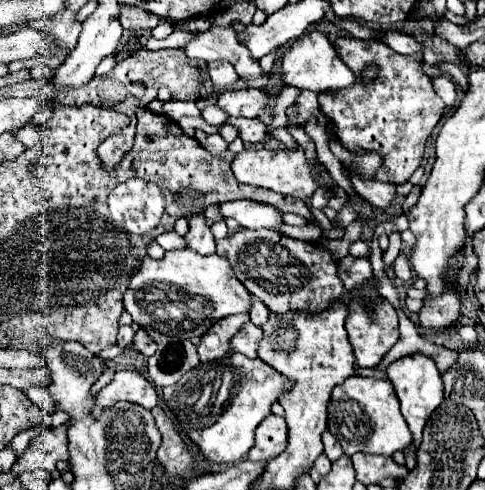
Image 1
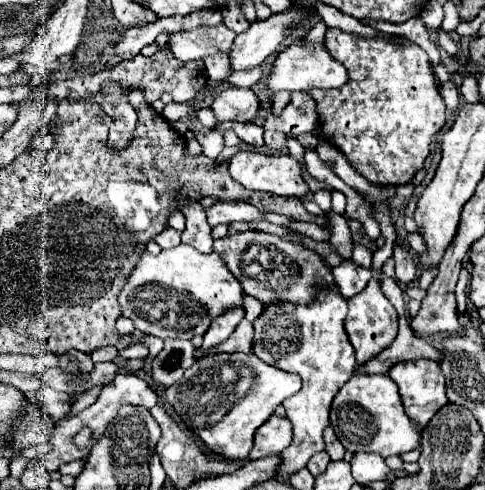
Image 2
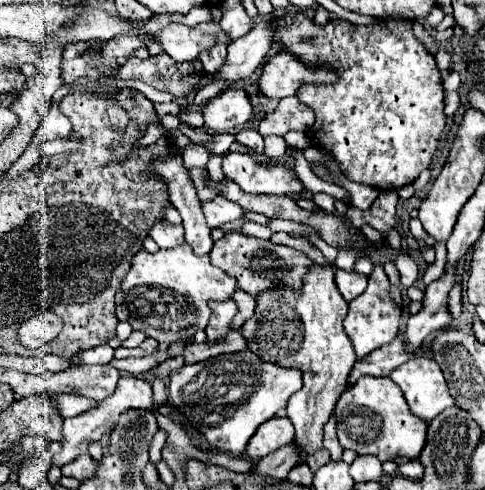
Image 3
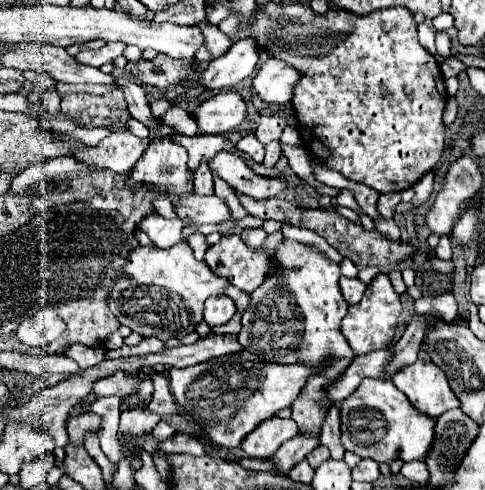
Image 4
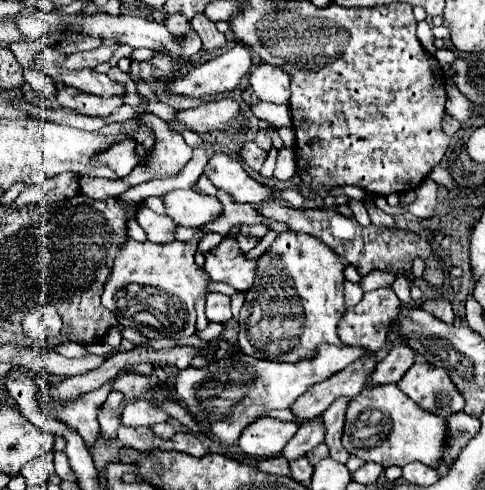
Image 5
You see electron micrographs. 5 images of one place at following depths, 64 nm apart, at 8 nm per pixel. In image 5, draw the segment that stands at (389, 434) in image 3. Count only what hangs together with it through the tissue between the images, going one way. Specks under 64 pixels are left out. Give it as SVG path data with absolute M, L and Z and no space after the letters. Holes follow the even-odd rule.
M396 384L364 386L362 392L348 402L342 444L350 454L378 462L384 468L394 464L406 466L414 460L434 466L444 448L444 418L420 410Z

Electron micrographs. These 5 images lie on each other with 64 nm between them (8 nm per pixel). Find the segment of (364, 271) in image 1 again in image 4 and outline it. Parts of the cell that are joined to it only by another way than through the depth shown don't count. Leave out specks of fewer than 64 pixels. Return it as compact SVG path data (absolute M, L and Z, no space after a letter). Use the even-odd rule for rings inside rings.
M342 276L340 278L340 288L342 288L344 300L348 304L356 304L360 300L360 296L364 294L366 284L362 280L358 280L358 278L346 278L346 276Z

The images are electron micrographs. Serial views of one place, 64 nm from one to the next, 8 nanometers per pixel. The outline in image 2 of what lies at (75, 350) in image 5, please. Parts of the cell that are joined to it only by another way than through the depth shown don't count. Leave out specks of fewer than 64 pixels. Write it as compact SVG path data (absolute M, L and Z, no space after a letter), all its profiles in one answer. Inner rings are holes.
M108 346L108 348L98 348L96 352L92 352L94 362L102 362L102 360L114 360L118 356L116 346Z

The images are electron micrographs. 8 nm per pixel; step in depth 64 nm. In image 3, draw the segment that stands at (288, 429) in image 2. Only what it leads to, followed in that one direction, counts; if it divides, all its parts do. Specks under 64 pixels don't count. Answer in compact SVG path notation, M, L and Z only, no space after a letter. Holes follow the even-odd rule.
M274 416L272 420L266 420L248 442L248 458L260 460L270 452L276 452L276 448L282 448L294 440L294 426L288 418Z

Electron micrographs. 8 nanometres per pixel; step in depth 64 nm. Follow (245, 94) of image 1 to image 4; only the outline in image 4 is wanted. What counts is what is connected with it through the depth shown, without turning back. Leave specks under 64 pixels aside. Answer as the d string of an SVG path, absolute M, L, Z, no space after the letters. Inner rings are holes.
M228 90L204 100L192 114L198 120L200 132L224 134L242 124L246 118L246 102L236 90Z

